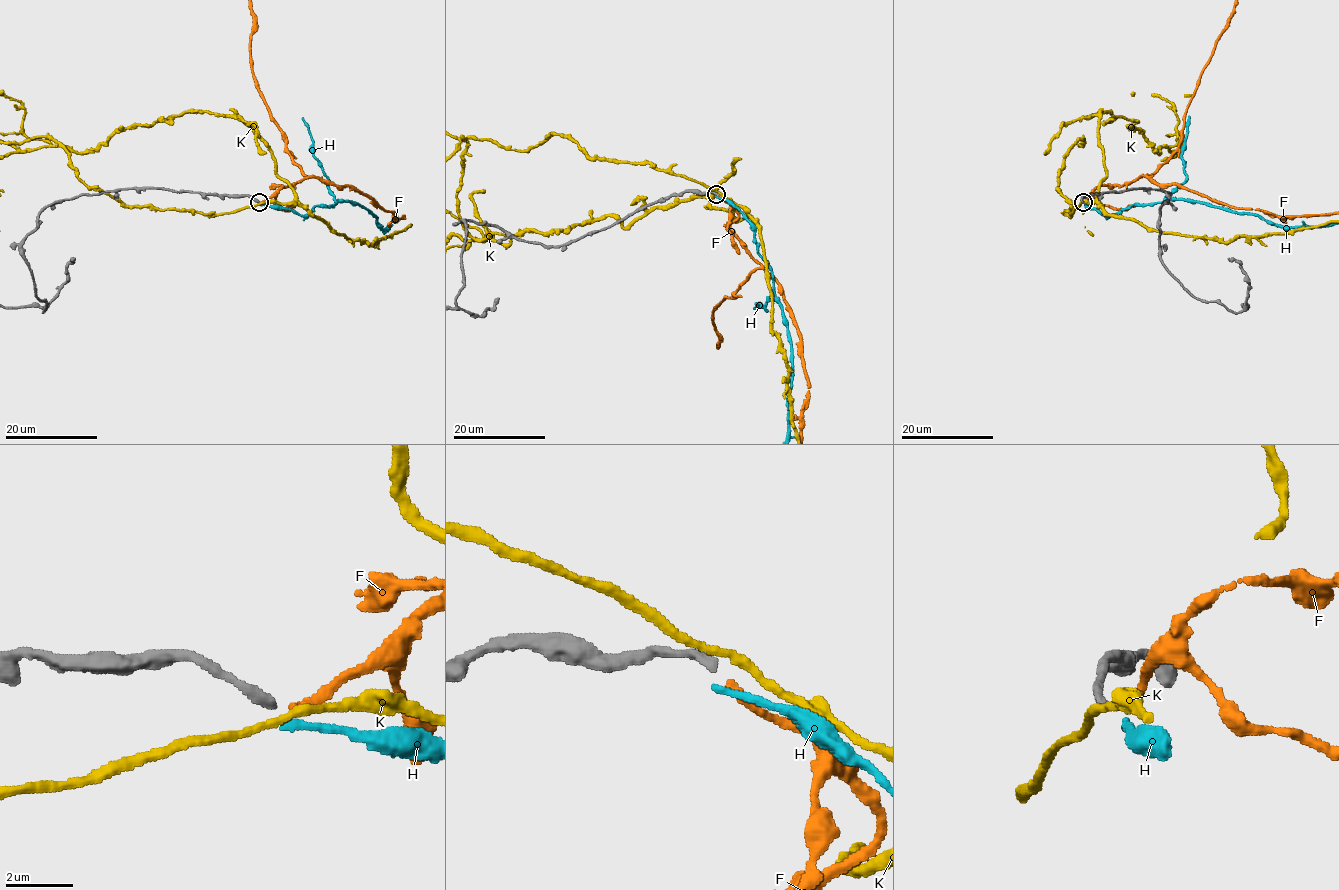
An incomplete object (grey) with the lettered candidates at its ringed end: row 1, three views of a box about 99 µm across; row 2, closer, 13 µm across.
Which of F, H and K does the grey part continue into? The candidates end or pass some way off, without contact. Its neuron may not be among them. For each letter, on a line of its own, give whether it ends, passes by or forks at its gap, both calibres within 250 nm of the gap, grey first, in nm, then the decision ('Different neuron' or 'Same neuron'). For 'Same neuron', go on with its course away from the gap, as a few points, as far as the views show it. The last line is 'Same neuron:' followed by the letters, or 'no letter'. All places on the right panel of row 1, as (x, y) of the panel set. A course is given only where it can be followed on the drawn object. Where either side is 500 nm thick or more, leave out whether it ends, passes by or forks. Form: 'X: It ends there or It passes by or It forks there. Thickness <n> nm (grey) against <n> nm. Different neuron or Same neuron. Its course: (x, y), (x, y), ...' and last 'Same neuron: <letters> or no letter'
F: It ends there. Thickness 280 nm (grey) against 240 nm. Same neuron
H: It ends there. Thickness 280 nm (grey) against 200 nm. Different neuron
K: It passes by. Thickness 280 nm (grey) against 240 nm. Different neuron
Same neuron: F

